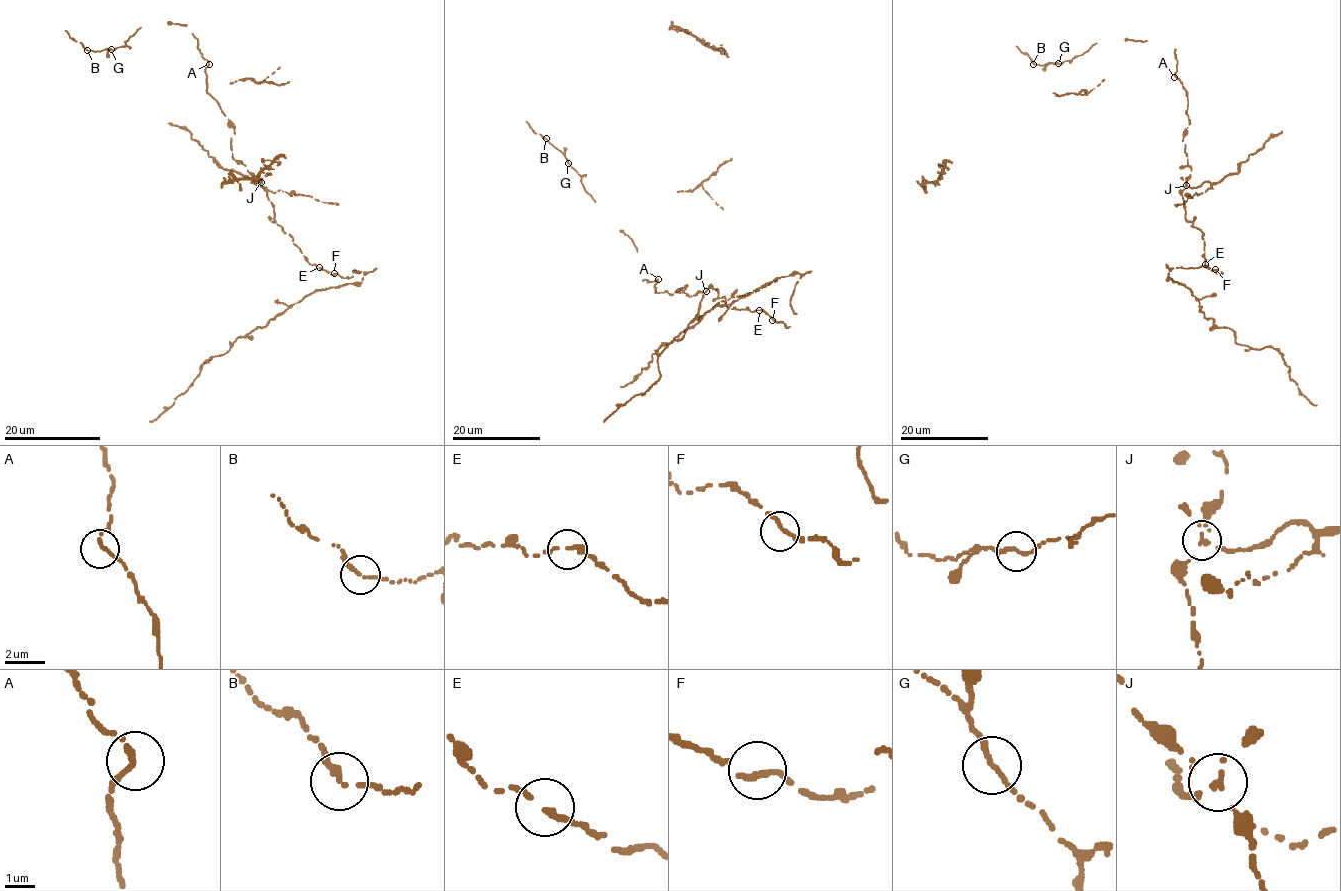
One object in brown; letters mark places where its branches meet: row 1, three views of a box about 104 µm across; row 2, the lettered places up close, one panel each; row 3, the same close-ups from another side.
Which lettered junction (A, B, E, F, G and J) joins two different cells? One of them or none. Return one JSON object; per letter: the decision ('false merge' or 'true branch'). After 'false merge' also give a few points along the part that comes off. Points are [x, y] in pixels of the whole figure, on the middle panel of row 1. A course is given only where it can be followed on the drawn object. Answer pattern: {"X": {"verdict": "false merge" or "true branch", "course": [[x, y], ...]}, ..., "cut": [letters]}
{"A": {"verdict": "true branch"}, "B": {"verdict": "true branch"}, "E": {"verdict": "true branch"}, "F": {"verdict": "true branch"}, "G": {"verdict": "true branch"}, "J": {"verdict": "false merge", "course": [[705, 290], [698, 311], [699, 321], [672, 341], [664, 343], [651, 355], [648, 366], [621, 387]]}, "cut": ["J"]}

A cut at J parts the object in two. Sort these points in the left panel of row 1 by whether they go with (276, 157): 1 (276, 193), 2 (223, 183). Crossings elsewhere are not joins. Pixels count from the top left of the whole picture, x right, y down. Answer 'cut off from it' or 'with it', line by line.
1: cut off from it
2: with it

